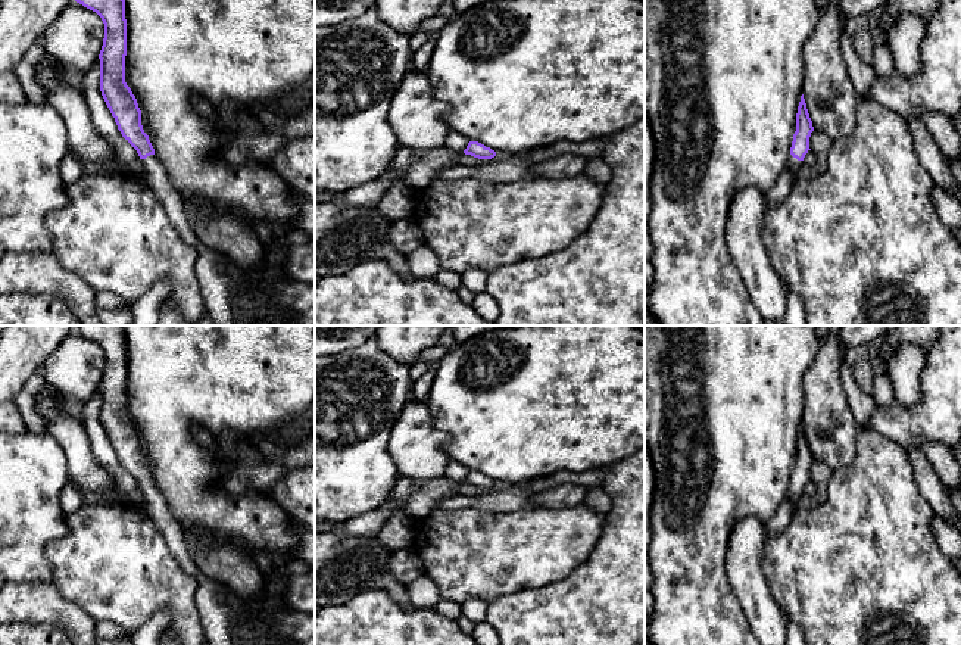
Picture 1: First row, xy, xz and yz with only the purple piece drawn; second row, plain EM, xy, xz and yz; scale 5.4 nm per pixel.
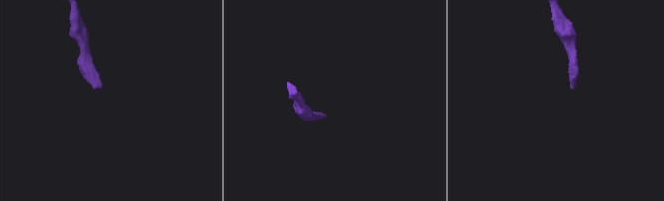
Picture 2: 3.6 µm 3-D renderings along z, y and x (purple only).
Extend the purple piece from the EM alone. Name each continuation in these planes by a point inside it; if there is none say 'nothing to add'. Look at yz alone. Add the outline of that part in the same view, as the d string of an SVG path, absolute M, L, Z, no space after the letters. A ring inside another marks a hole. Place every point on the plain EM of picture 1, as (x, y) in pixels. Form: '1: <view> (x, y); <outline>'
1: yz (793, 494); M792 484L789 486L789 498L793 504L793 512L799 510L799 499L804 495L804 490L798 490L796 487L793 487Z

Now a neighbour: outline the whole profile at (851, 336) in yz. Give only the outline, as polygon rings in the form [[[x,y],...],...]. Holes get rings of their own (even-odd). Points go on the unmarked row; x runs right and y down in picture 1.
[[[843,325],[840,328],[842,345],[848,349],[871,346],[874,340],[884,337],[893,325]]]

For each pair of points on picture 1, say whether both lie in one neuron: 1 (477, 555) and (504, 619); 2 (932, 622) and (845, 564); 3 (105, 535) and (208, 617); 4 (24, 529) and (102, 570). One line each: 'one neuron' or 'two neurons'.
1: two neurons
2: one neuron
3: two neurons
4: two neurons

